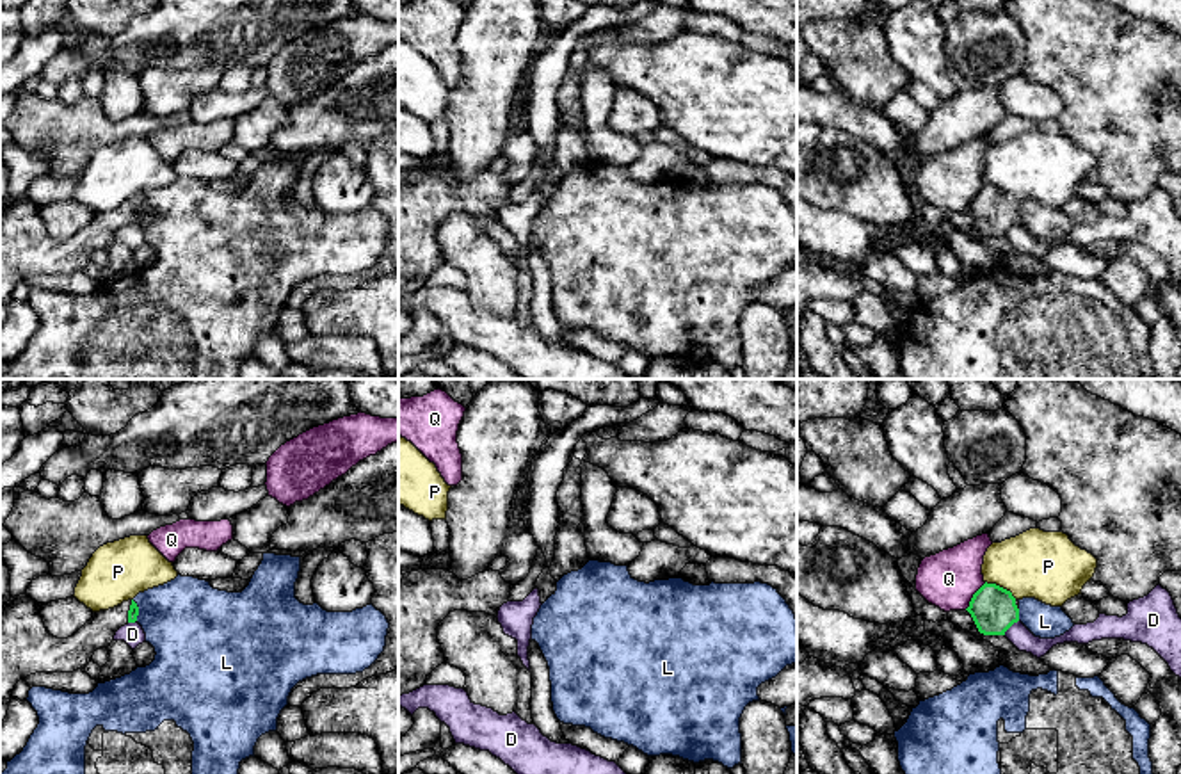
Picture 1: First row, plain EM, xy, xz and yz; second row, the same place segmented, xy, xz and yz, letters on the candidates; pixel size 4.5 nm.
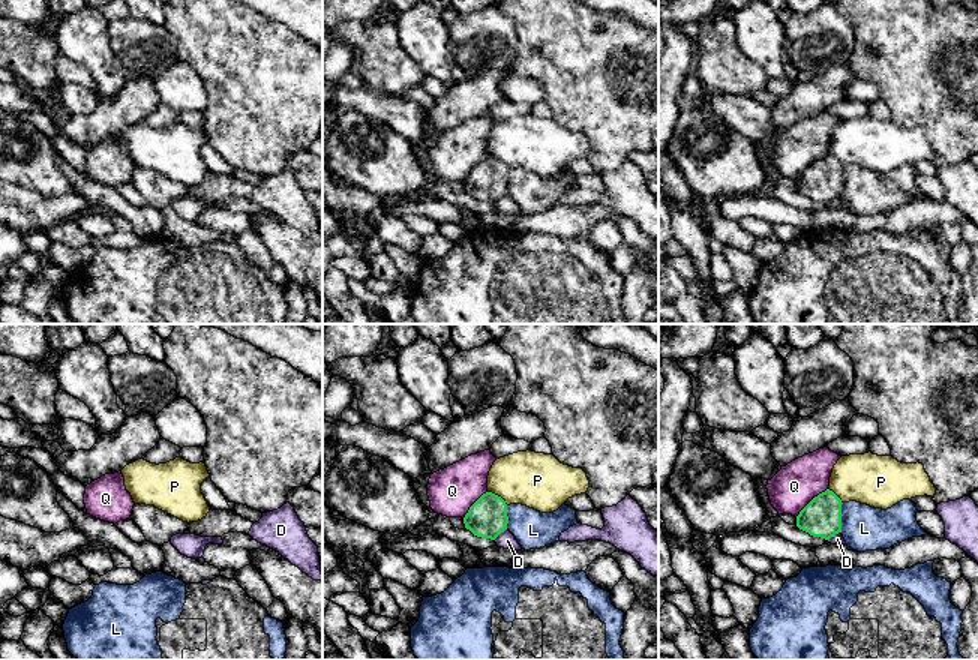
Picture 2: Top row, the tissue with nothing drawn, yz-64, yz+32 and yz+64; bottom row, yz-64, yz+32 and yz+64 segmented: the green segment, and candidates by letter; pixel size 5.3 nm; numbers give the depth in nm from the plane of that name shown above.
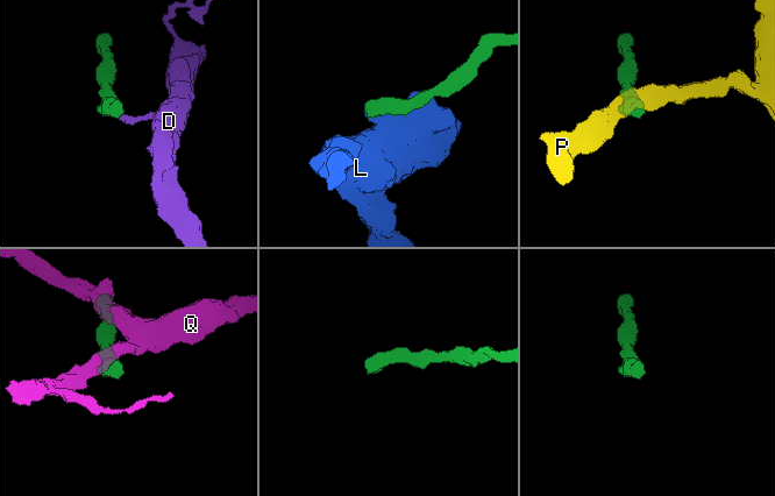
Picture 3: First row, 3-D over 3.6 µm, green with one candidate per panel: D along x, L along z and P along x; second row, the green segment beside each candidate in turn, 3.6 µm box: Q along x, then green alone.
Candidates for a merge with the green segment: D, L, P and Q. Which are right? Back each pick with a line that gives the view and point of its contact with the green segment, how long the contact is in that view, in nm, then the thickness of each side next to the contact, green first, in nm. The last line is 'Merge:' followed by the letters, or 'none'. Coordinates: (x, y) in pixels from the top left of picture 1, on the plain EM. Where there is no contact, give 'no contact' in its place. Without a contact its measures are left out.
Merge: none

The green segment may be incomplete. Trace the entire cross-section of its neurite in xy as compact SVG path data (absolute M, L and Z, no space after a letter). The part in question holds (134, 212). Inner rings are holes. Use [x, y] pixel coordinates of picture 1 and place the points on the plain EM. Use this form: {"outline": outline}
{"outline": "M27 196L0 210L0 301L11 301L14 286L30 276L84 270L96 251L108 249L116 233L139 217L137 205L128 201L92 214L76 235L57 240L46 233L39 210Z"}

